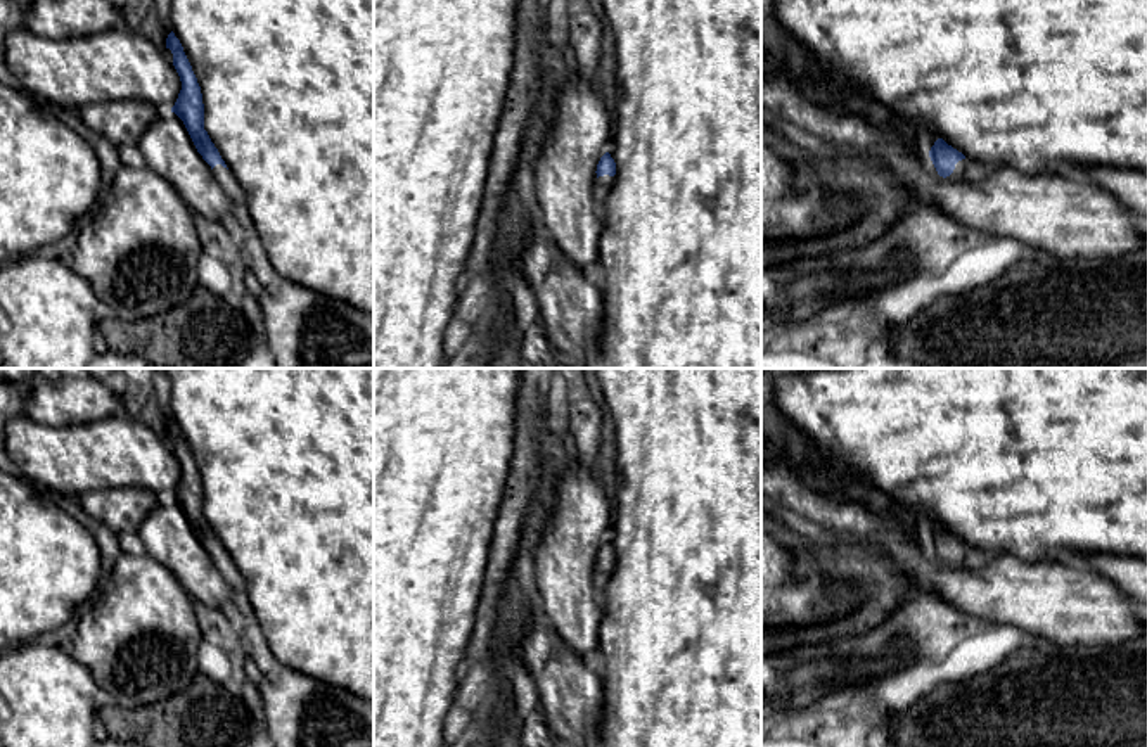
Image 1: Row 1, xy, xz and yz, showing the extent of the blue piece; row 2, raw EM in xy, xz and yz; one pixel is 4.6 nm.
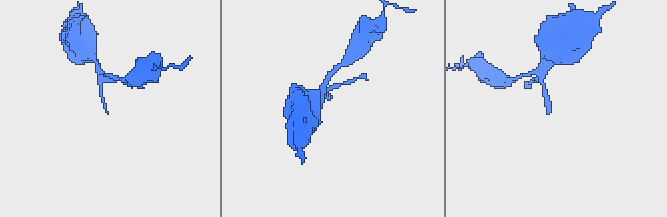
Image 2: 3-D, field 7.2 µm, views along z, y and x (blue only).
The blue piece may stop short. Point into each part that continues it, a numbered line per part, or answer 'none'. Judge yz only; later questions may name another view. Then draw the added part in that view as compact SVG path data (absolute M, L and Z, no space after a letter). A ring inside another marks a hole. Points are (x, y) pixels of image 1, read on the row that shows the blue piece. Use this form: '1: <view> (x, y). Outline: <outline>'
1: yz (971, 170). Outline: M962 159L955 164L953 173L950 175L950 178L953 180L969 180L969 182L976 182L979 178L983 178L986 175L984 166L981 166L977 161L974 159Z

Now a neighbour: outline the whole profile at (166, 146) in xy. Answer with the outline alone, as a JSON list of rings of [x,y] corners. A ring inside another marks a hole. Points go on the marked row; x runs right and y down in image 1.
[[[164,111],[137,145],[145,159],[145,168],[161,175],[194,216],[220,221],[228,211],[228,195],[175,112]]]

